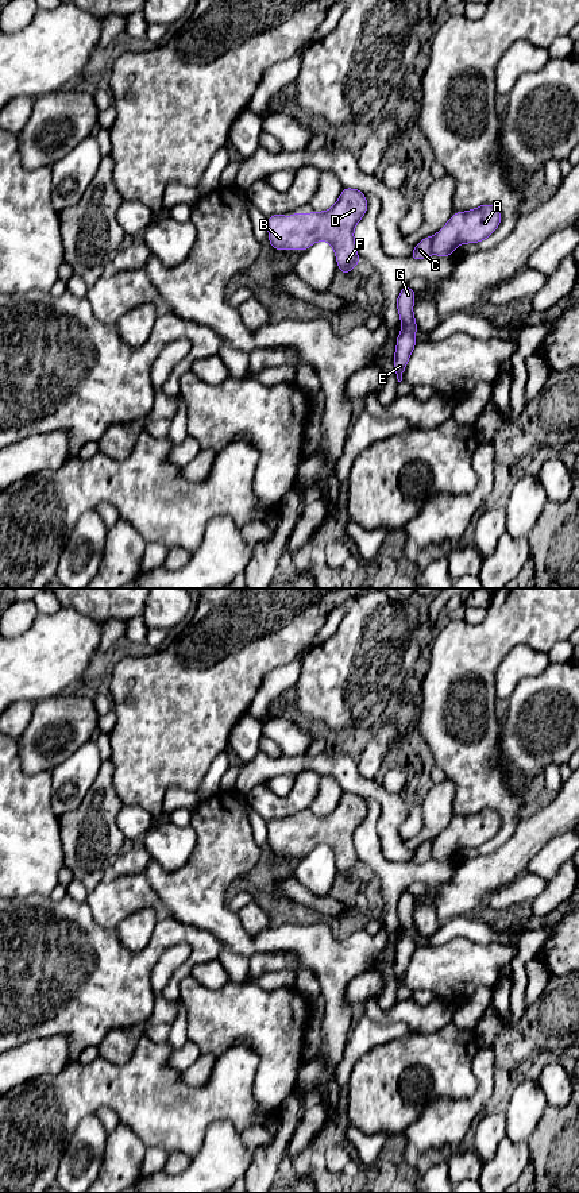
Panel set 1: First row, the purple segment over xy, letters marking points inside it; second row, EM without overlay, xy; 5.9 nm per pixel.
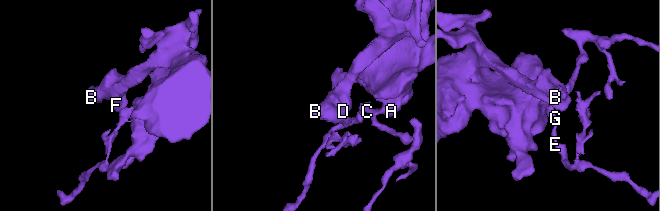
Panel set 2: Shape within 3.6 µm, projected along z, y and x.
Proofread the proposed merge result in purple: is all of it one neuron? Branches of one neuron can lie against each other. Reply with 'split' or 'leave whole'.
split

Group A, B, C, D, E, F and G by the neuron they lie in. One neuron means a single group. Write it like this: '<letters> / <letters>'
A B D F / C E G

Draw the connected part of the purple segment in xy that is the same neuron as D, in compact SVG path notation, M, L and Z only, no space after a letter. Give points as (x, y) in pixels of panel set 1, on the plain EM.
M343 792L337 807L325 816L297 818L287 823L282 819L266 822L269 846L273 854L308 854L313 848L331 848L341 879L351 876L358 868L354 833L367 816L363 796Z

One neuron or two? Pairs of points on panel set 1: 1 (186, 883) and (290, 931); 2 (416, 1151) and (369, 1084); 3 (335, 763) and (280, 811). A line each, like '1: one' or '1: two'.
1: one
2: two
3: two

